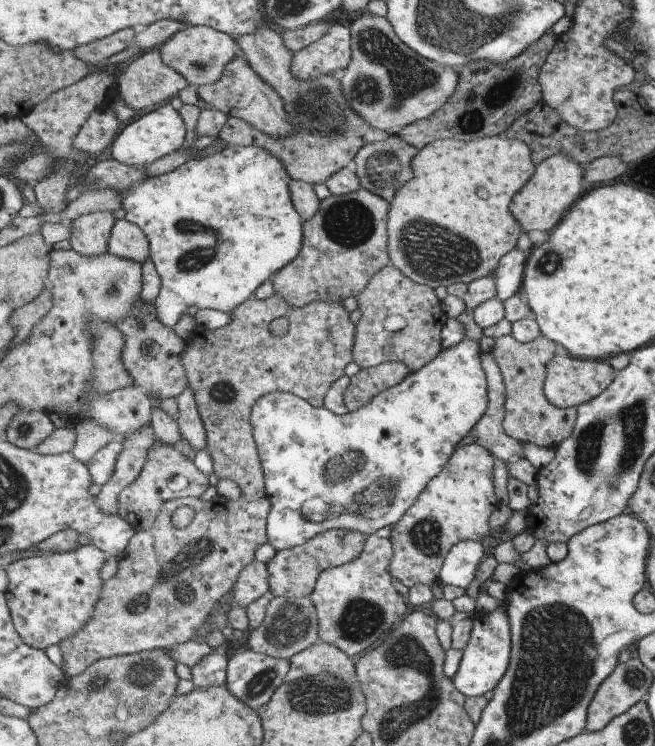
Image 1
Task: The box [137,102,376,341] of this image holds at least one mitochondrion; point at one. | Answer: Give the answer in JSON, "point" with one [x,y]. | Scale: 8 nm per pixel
{"point":[200,243]}

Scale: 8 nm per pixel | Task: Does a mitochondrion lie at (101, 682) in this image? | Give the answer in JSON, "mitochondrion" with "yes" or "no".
{"mitochondrion":"yes"}

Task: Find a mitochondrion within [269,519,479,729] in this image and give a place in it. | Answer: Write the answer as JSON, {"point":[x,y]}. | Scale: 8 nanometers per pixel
{"point":[321,694]}

